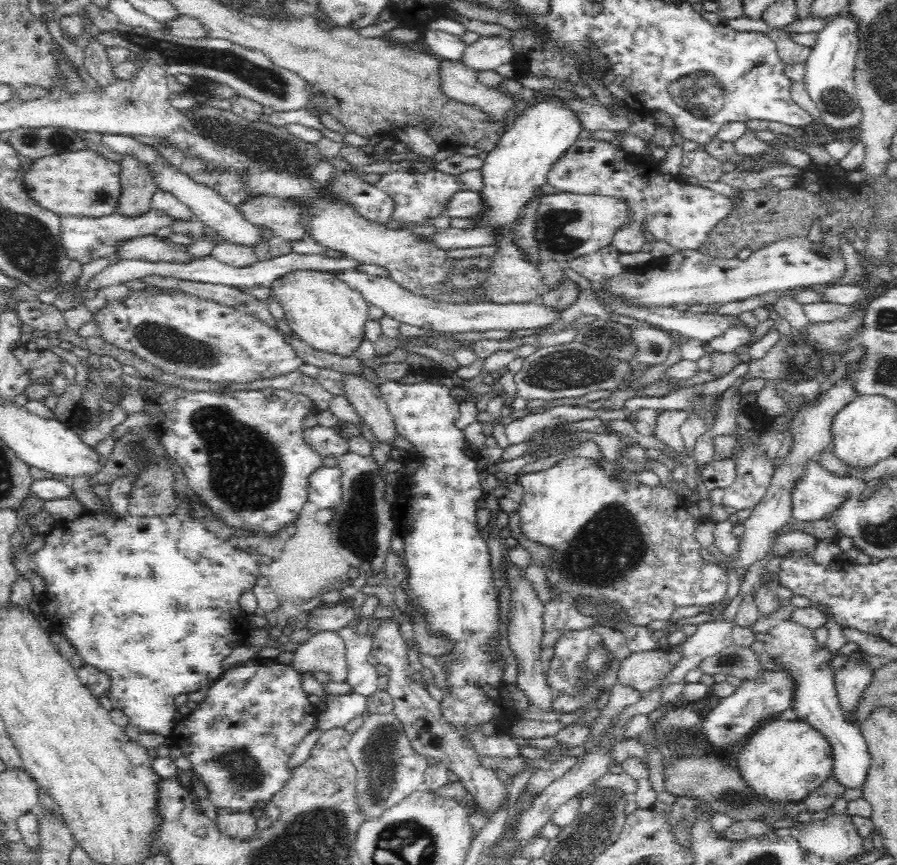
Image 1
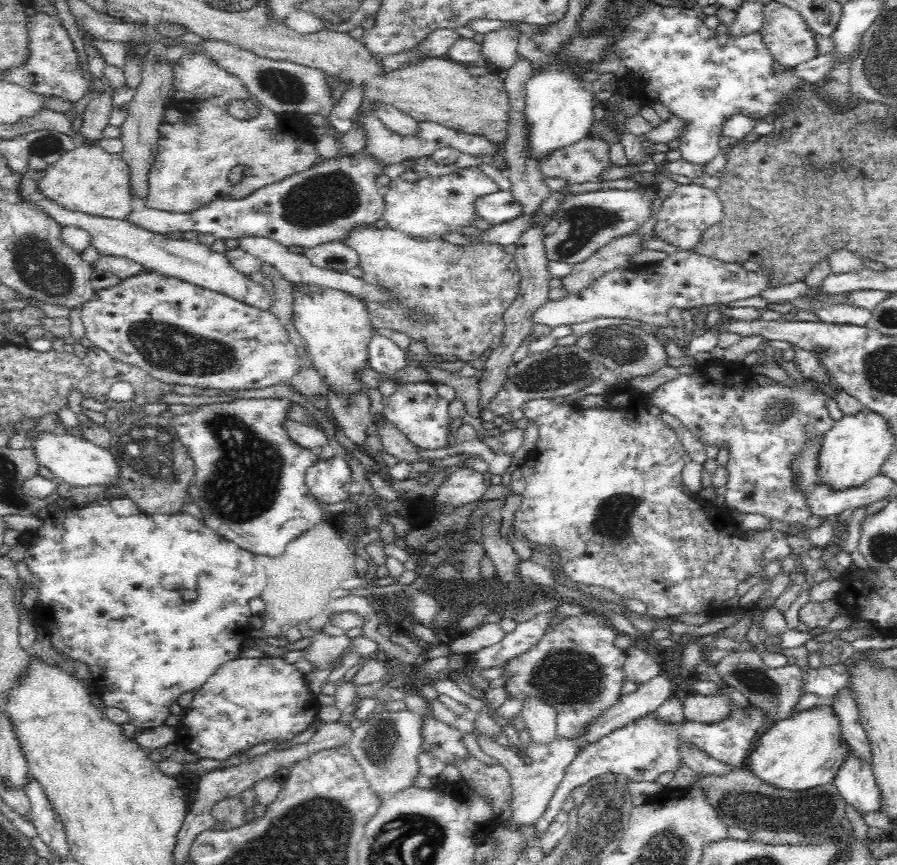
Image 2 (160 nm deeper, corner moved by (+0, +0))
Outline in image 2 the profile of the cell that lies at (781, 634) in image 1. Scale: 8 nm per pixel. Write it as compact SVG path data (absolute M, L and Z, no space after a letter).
M842 737L840 740L844 740L846 743L844 762L839 766L839 771L835 774L833 783L839 790L840 795L845 800L846 804L850 804L855 808L857 812L862 814L863 812L880 811L879 805L879 790L875 781L875 776L872 770L871 761L864 761L856 755L852 750L850 742Z

